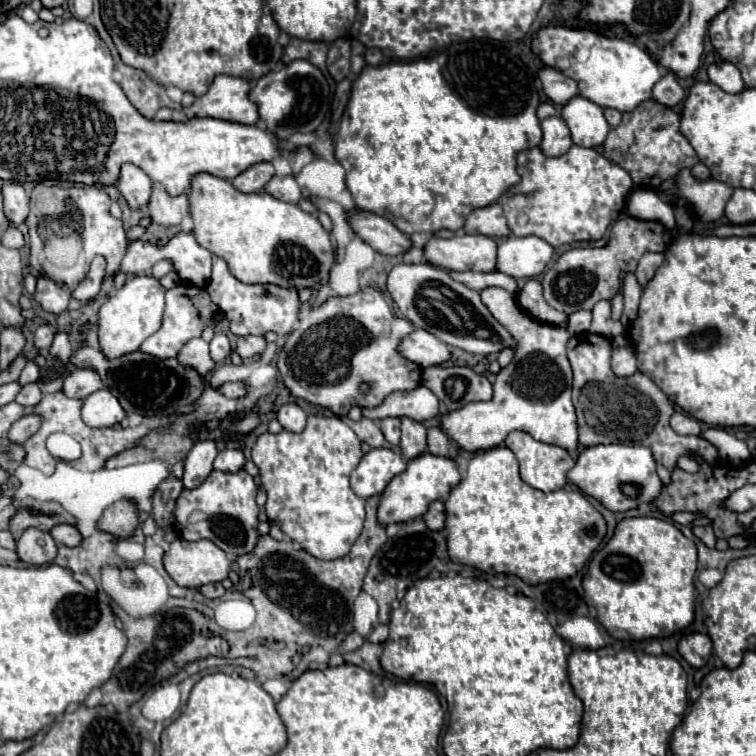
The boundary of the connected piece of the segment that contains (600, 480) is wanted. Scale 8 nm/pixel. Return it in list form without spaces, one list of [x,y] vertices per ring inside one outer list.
[[[599,445],[587,447],[579,453],[575,467],[569,471],[569,481],[575,483],[585,495],[597,499],[609,511],[629,511],[641,503],[651,503],[663,489],[655,471],[657,463],[649,447],[629,445]]]

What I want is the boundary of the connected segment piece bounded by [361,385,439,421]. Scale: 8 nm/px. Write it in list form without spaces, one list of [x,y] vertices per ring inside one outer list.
[[[419,385],[411,391],[399,391],[389,395],[383,401],[383,407],[375,409],[361,409],[369,419],[383,419],[383,417],[411,417],[415,421],[433,419],[439,413],[439,399],[425,387]]]

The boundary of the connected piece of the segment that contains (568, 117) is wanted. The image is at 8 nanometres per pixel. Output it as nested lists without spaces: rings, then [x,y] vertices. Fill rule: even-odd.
[[[581,95],[571,99],[561,109],[561,117],[567,121],[575,145],[599,147],[609,133],[609,123],[603,115],[603,107]]]

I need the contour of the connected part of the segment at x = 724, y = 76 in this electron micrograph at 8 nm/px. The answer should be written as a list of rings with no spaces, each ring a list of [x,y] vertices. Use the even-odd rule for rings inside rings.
[[[715,63],[707,69],[709,79],[727,93],[741,93],[745,89],[743,77],[733,63]]]

